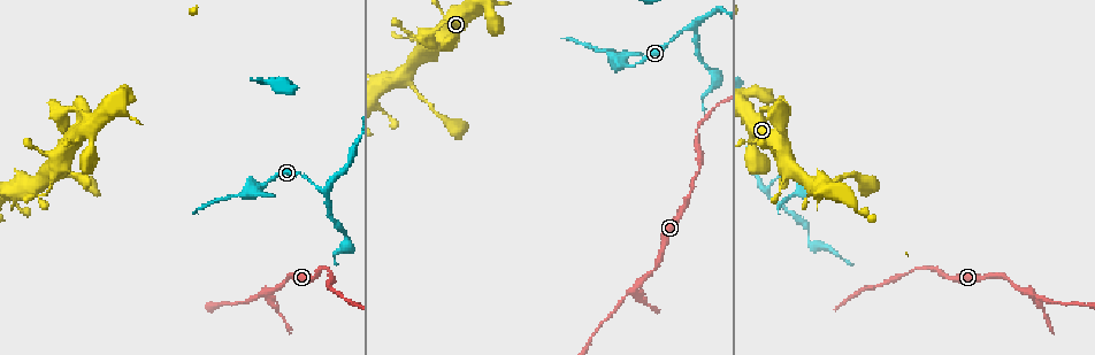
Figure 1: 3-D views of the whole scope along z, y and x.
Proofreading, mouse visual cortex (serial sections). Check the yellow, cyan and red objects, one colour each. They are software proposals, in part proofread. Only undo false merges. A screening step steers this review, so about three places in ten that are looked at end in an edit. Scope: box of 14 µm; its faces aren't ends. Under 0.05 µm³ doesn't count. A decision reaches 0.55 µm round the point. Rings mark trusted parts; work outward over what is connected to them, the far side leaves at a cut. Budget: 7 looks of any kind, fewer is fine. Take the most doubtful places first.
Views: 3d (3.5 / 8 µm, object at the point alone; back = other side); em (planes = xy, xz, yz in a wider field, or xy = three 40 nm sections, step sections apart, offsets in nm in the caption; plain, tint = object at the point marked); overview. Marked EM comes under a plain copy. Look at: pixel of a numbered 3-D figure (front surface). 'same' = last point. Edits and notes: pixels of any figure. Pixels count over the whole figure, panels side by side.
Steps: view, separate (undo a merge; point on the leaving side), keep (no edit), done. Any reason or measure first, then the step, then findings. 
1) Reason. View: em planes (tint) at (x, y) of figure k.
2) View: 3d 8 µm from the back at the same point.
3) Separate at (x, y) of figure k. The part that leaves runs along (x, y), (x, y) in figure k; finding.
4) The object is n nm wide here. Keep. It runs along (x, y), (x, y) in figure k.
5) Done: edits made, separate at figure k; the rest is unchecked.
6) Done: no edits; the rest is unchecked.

View: 3d 3.5 µm at (257, 184) of figure 1.

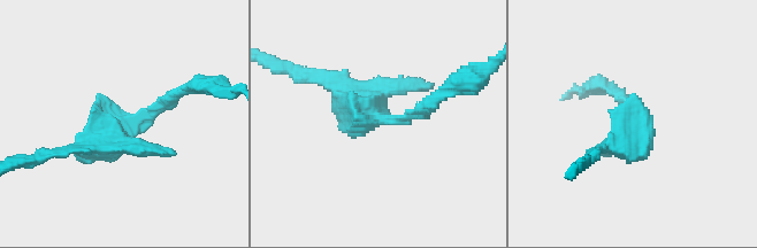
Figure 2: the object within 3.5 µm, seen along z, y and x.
View: em planes (tint) at (125, 124) of figure 2.

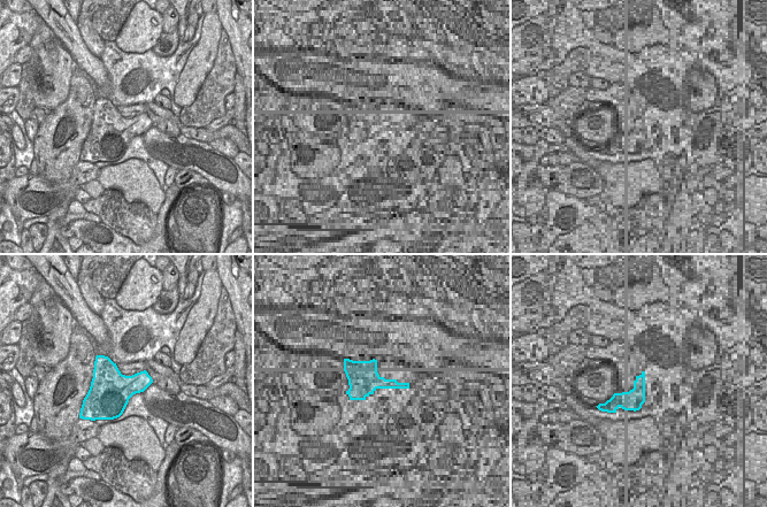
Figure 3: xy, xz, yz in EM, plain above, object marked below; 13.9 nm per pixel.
Separate at (594, 154) of figure 2. The part that leaves runs along (602, 149), (581, 163), (568, 178) in figure 2; two cells meet here.

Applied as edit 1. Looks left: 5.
A fork. View: 3d 8 µm at (1032, 291) of figure 1.

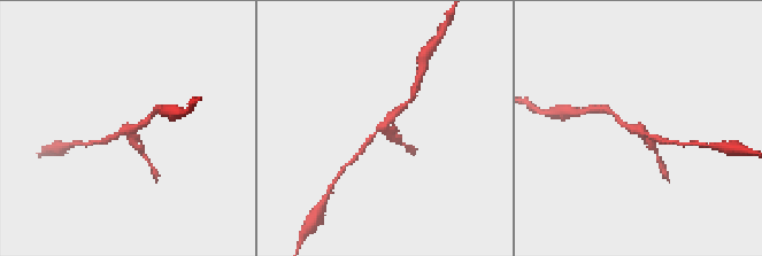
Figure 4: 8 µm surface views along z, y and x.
Shape alone is not enough. View: em xy step 2 (tint) at (127, 129) of figure 4.

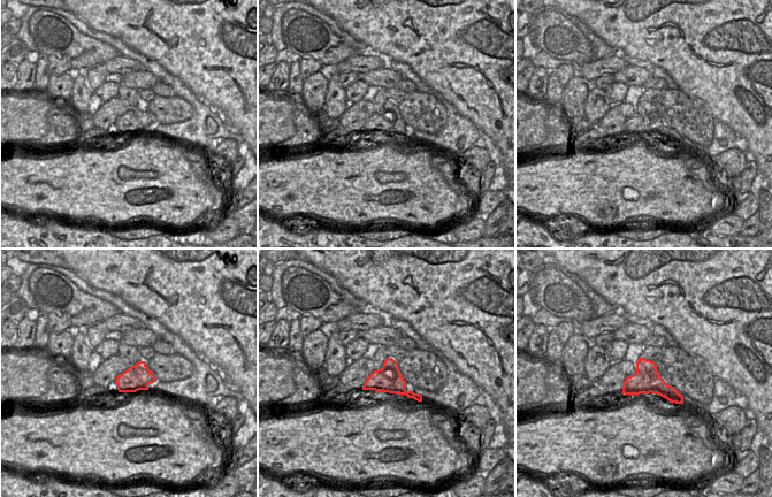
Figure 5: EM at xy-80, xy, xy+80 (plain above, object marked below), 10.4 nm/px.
Separate at (140, 148) of figure 4. A border runs along (636, 371), (649, 377), (643, 392) in figure 5; two cells meet here.

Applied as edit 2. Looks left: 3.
Sharp bend. View: 3d 3.5 µm at (64, 135) of figure 1.

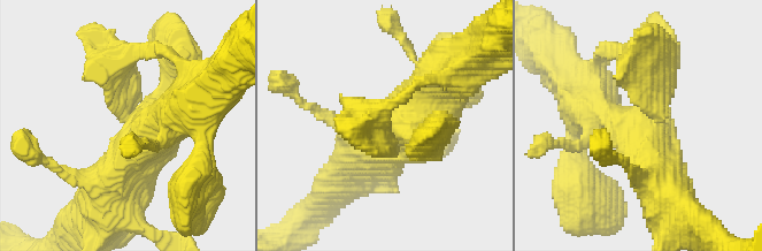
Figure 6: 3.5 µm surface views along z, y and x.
4 arms meet here; the arms are 250, 350, 500, 600 nm wide; now the EM. View: em xy step 1 (tint) at (132, 124) of figure 6.

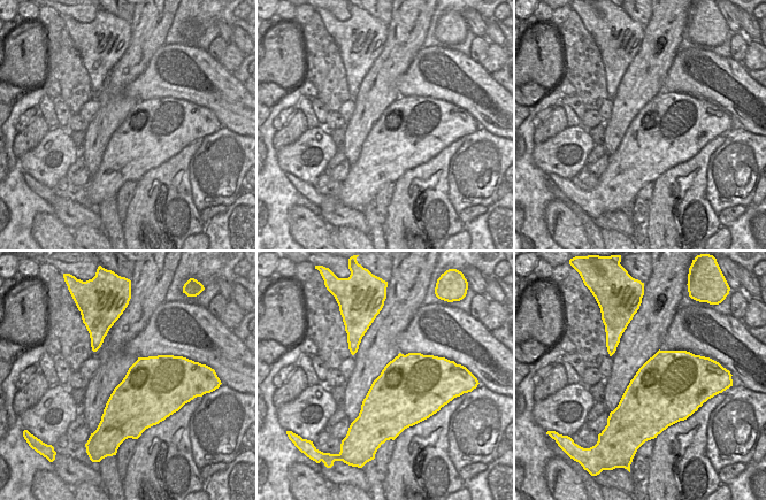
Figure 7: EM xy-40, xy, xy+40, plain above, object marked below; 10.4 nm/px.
Keep. It runs along (184, 119), (148, 136), (114, 69) in figure 6; all the same cell.

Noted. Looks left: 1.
Done: edits made, separate at figure 2, separate at figure 4; the rest is unchecked.

